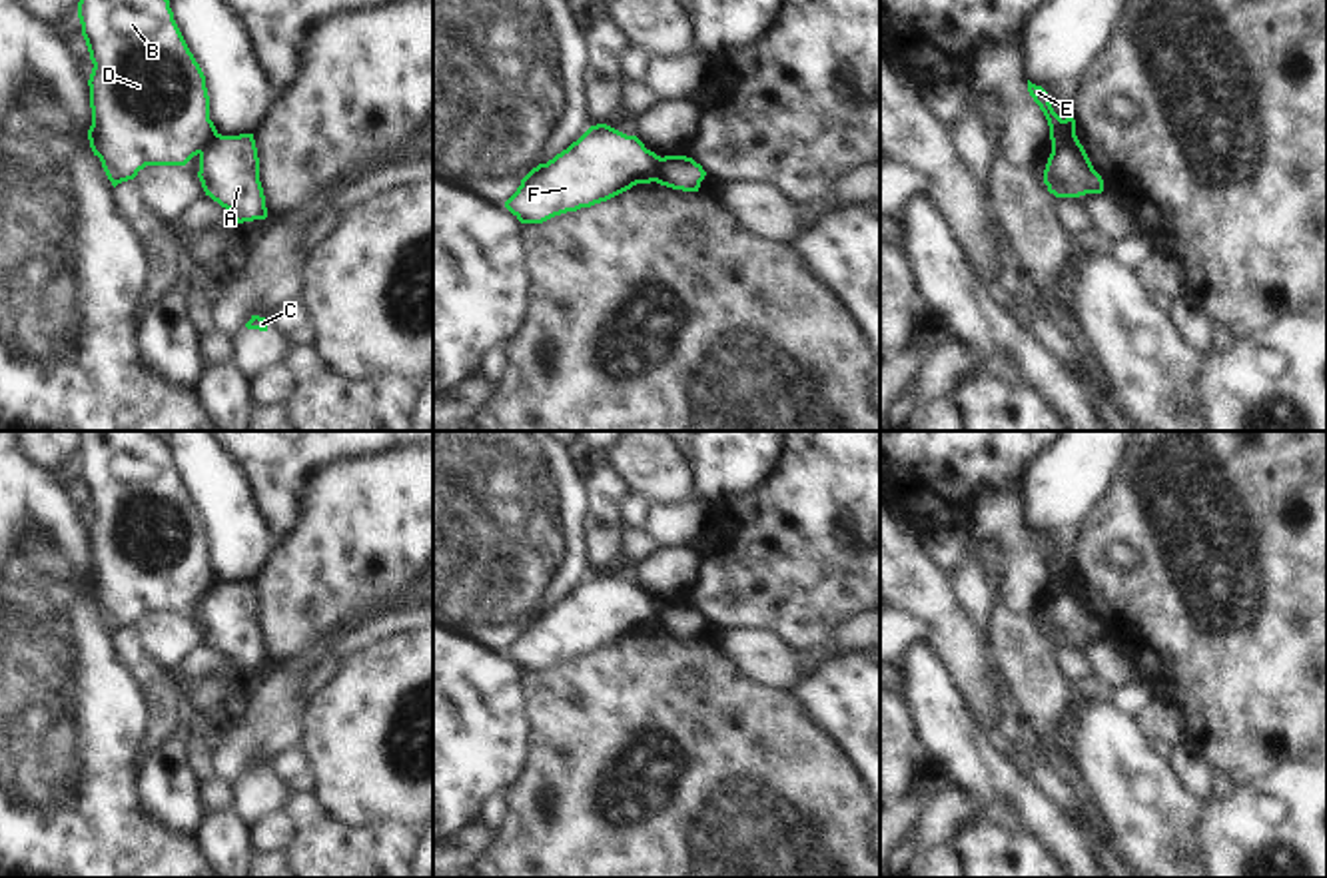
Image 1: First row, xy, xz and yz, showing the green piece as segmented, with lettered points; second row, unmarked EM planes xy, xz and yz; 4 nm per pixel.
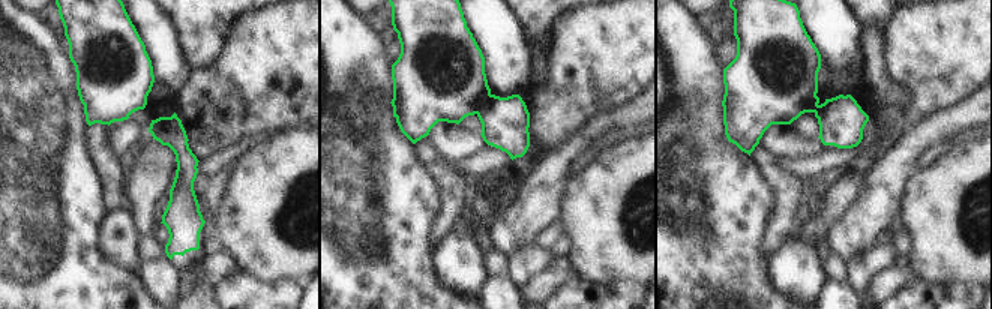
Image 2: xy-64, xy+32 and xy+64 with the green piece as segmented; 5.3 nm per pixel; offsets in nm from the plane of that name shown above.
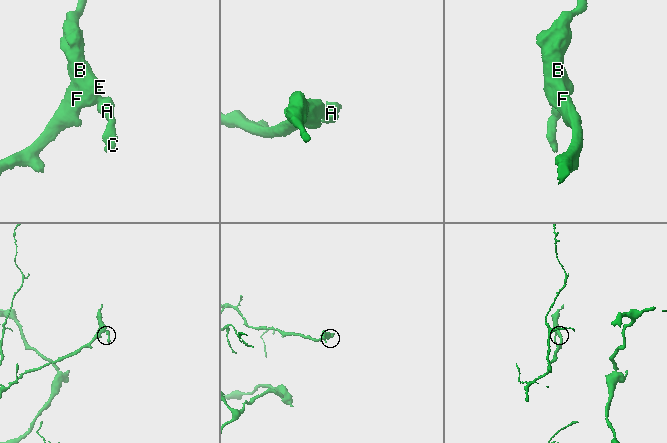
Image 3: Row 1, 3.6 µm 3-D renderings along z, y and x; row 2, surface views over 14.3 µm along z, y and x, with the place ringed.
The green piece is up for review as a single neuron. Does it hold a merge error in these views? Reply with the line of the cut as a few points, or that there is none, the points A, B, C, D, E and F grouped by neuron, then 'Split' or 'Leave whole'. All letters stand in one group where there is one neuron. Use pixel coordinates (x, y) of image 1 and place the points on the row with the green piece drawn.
Split along xz (661, 158), (653, 180). Groups: A C / B D E F. Split

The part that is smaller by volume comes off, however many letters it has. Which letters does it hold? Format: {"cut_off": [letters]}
{"cut_off": ["A", "C"]}

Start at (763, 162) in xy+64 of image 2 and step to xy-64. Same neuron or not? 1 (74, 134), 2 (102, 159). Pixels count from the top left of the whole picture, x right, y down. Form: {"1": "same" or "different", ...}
{"1": "different", "2": "same"}

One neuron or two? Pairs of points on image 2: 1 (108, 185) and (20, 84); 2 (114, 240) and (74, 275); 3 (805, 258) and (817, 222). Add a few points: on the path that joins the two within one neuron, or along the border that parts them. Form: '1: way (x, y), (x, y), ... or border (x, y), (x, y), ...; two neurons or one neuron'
1: border (84, 140), (105, 207); two neurons
2: border (102, 216), (98, 248), (107, 258), (131, 272); two neurons
3: border (797, 225), (797, 233), (814, 248); two neurons

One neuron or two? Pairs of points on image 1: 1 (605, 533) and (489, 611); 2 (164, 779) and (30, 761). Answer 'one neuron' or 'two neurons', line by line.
1: two neurons
2: two neurons

